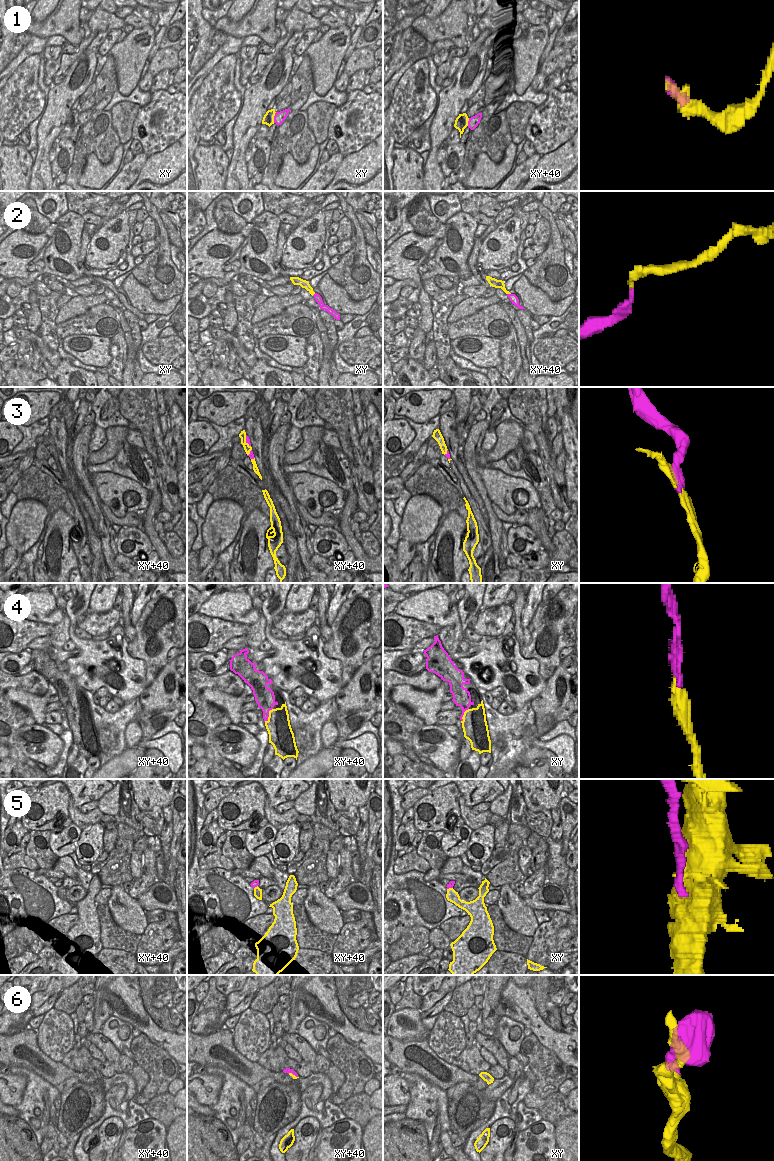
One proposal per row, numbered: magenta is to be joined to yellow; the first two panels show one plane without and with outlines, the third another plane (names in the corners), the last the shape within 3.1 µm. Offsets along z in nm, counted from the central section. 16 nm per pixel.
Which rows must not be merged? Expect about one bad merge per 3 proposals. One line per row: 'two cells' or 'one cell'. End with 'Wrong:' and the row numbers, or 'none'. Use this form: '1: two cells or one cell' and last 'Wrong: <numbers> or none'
1: one cell
2: two cells
3: two cells
4: one cell
5: two cells
6: one cell
Wrong: 2, 3, 5

